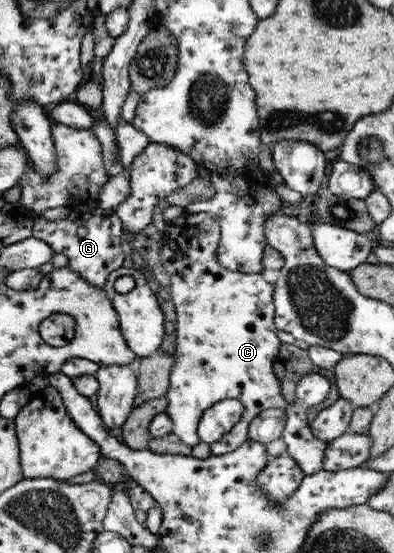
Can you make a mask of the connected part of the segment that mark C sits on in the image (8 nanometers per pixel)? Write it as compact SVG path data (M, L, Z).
M184 212L179 218L168 222L163 230L159 247L160 261L170 278L170 295L176 312L176 361L170 372L170 387L166 392L167 408L164 410L173 420L172 434L187 446L201 445L198 436L199 419L205 411L223 399L237 399L243 406L243 418L221 440L210 445L214 456L229 454L249 440L249 424L259 413L269 408L282 408L287 415L282 440L287 445L289 457L295 459L299 469L306 475L323 469L327 443L313 436L307 420L308 408L319 404L326 391L326 379L320 374L304 374L297 383L296 394L290 399L282 393L281 383L273 372L281 340L277 337L274 322L274 286L261 273L243 274L221 266L216 257L220 241L220 223L211 214Z

